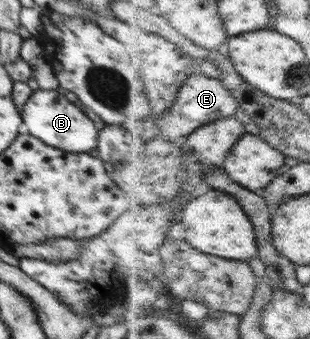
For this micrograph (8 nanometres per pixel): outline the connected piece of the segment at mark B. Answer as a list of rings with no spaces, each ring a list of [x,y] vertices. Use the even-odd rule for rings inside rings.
[[[42,89],[33,91],[30,100],[24,104],[22,120],[28,126],[30,134],[48,146],[69,153],[93,153],[96,148],[99,131],[94,126],[94,122],[79,107],[68,101],[63,91]]]

